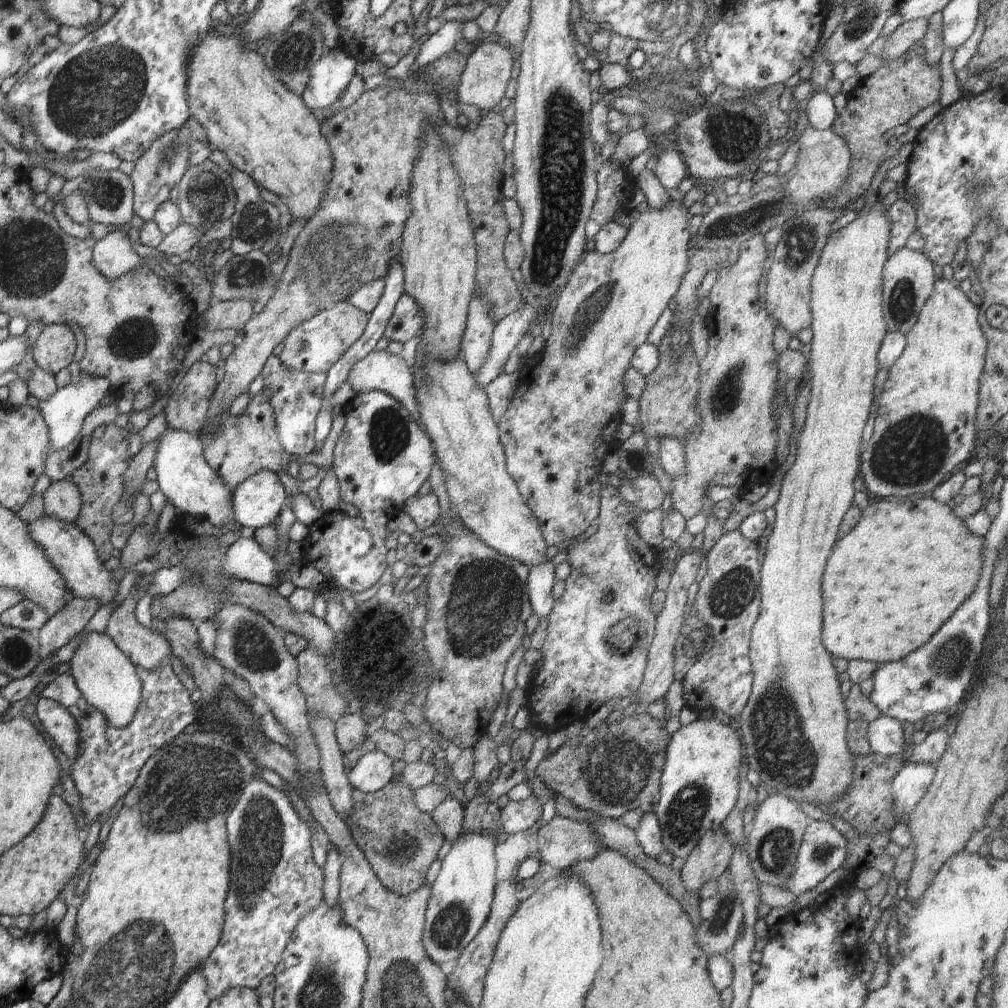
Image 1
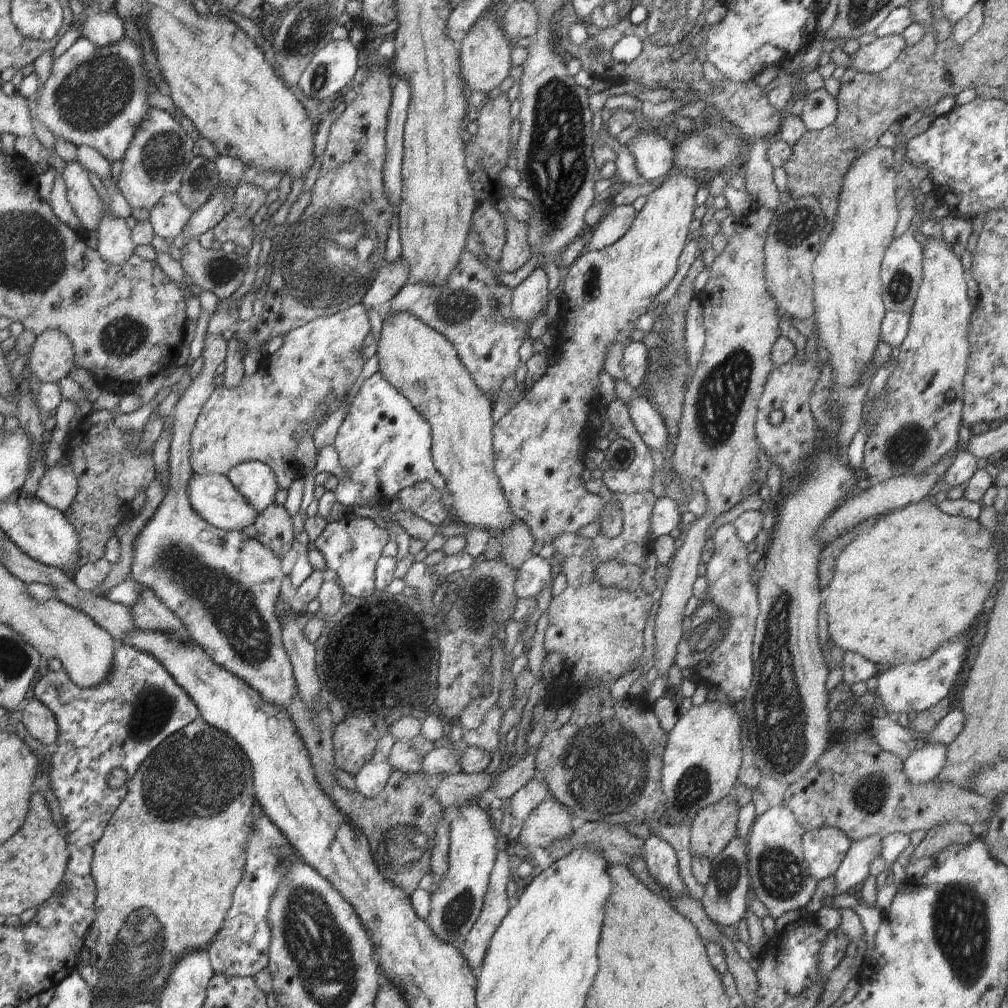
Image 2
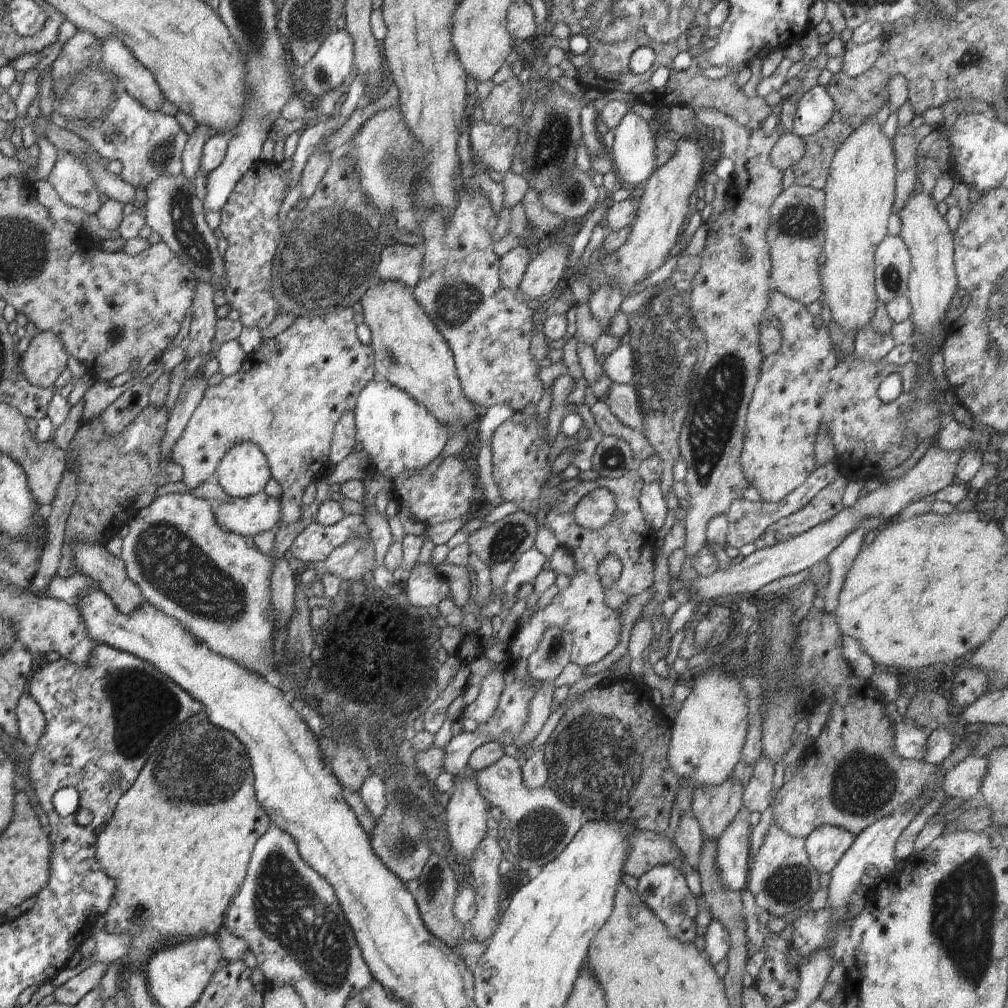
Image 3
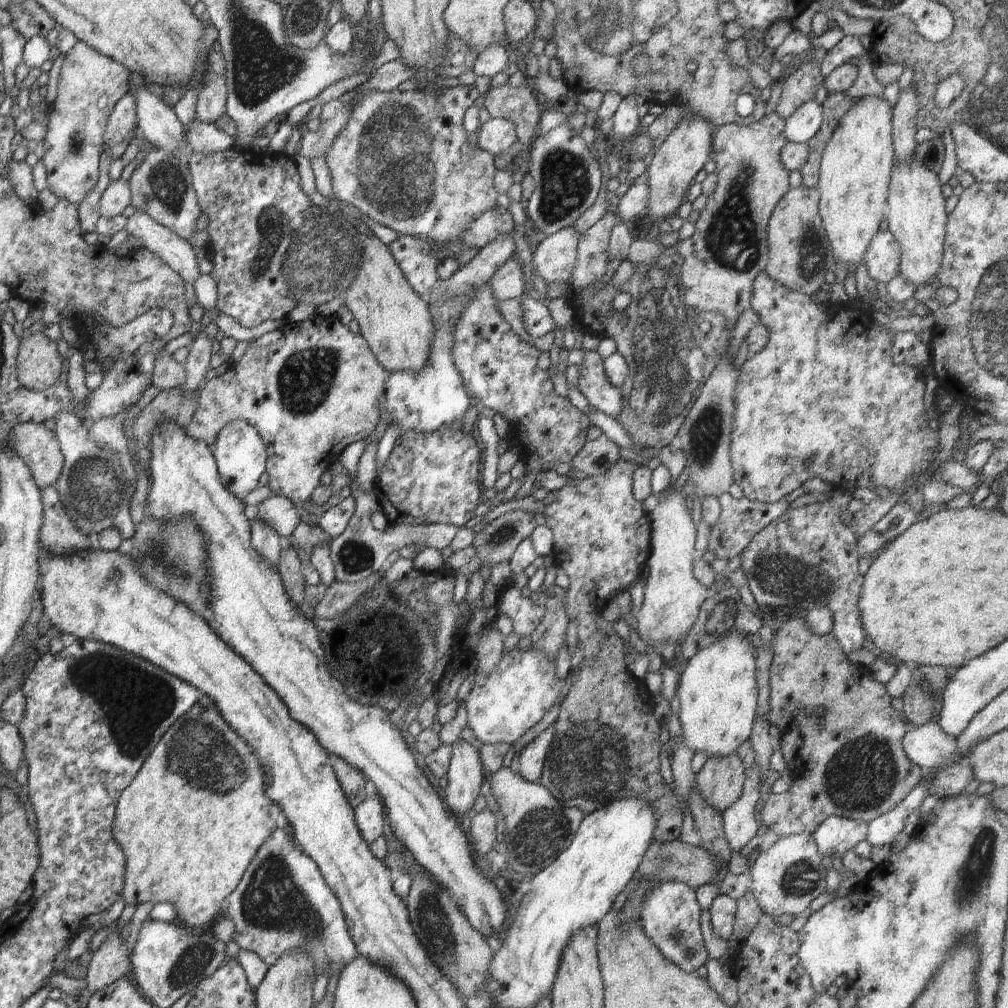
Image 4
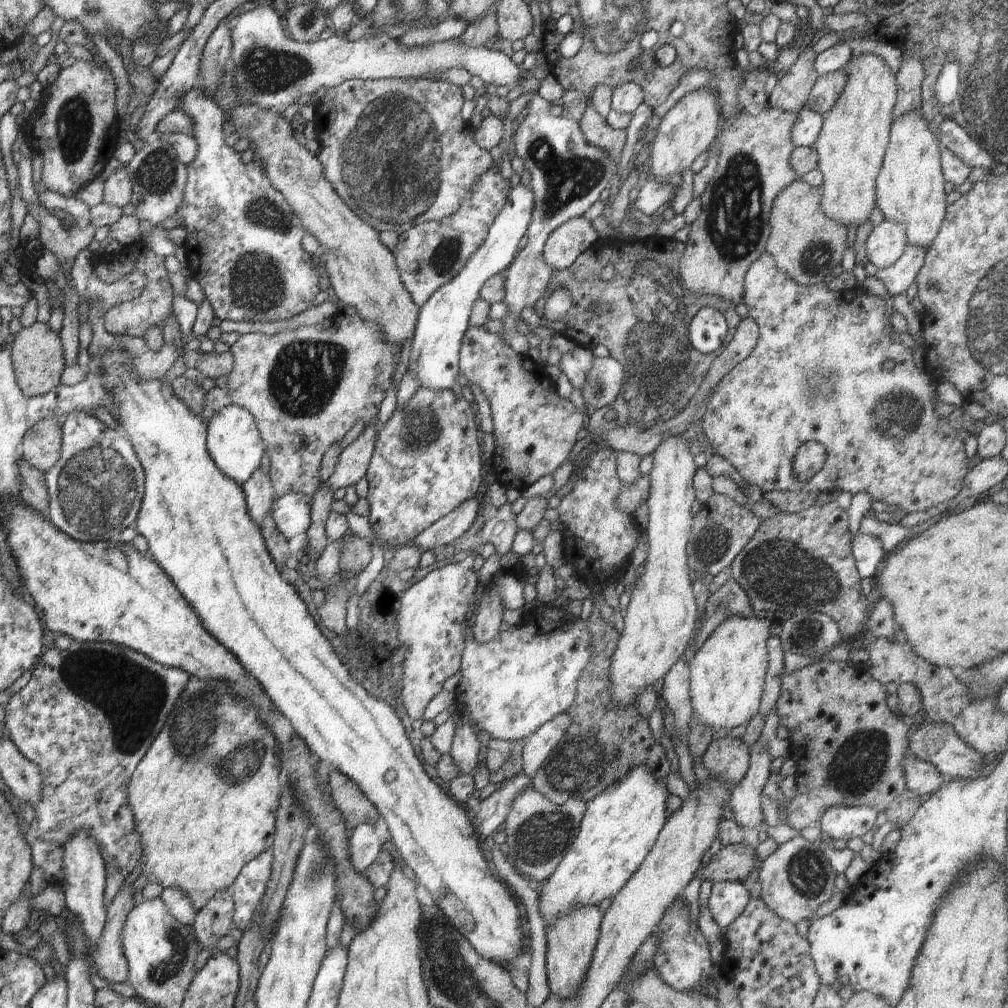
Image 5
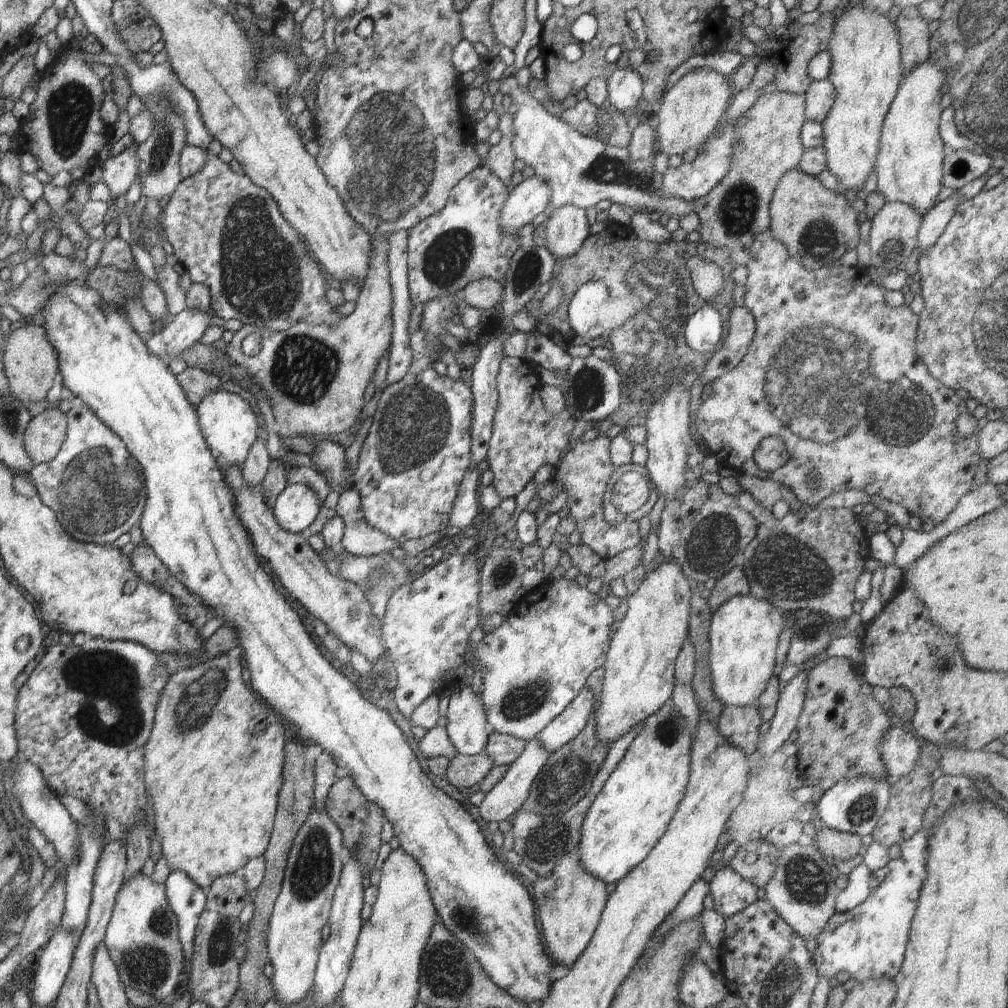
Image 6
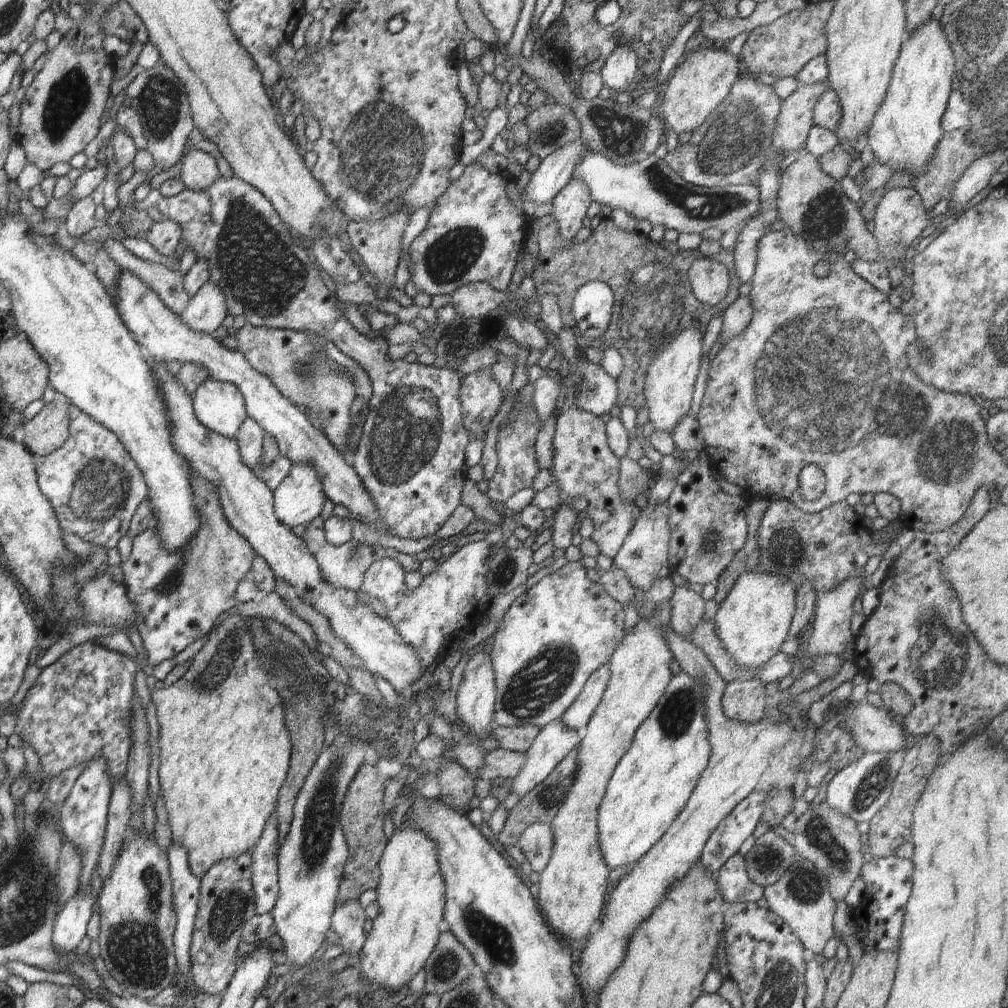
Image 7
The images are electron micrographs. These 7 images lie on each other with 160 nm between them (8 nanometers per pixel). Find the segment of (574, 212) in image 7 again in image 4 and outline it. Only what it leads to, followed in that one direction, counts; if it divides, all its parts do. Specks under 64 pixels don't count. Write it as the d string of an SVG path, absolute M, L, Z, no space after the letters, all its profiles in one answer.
M573 226L564 227L537 244L532 264L547 284L569 282L577 261L579 234Z

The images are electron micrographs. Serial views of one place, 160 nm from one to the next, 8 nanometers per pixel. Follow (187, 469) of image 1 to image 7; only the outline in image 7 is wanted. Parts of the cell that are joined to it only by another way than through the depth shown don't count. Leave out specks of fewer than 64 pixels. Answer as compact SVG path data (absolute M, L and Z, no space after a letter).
M292 463L287 475L273 490L273 507L278 520L292 528L319 516L327 496L310 463Z

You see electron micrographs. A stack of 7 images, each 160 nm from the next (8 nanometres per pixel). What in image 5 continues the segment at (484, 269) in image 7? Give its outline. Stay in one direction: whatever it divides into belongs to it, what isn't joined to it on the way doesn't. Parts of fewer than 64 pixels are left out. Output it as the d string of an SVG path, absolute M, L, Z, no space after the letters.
M496 160L493 162L489 170L479 176L468 189L454 214L439 221L430 220L417 224L399 234L398 244L392 252L402 284L416 307L424 306L432 294L464 268L486 240L490 225L503 209L511 187L500 173L500 163Z

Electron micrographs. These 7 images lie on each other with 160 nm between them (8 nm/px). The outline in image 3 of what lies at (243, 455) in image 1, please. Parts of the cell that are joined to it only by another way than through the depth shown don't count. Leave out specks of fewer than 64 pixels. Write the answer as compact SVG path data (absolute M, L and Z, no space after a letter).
M346 307L329 312L323 317L298 317L284 332L263 340L256 352L247 354L236 374L223 377L219 384L207 387L200 404L190 420L187 420L182 434L175 440L170 451L172 462L182 467L182 481L188 488L194 489L210 476L214 476L224 454L233 444L252 441L266 455L271 478L282 489L279 527L291 525L301 519L304 489L330 472L328 455L336 422L344 412L354 412L364 385L376 376L374 351L356 336L354 314L352 307Z

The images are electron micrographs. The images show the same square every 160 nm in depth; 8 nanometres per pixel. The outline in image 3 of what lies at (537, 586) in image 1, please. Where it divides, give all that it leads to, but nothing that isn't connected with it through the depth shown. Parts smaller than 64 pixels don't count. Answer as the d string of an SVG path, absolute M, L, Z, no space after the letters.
M532 547L523 552L503 586L505 594L516 594L520 586L534 582L537 574L545 567L548 567L548 559L536 548Z

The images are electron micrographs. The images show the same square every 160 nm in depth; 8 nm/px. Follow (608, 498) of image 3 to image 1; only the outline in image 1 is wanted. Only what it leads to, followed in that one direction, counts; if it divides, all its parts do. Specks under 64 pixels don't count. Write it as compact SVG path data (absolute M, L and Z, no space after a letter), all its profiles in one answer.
M671 200L669 205L662 209L650 209L645 207L636 220L632 220L632 227L627 230L624 241L609 254L597 251L586 251L580 263L572 270L567 284L558 292L558 302L551 315L552 334L548 338L544 348L530 360L526 362L524 368L519 371L518 385L516 393L511 397L510 405L506 413L497 423L499 429L499 442L502 444L506 458L507 472L518 486L520 496L524 502L532 508L536 514L536 519L540 522L540 530L544 534L544 540L548 547L563 543L566 540L583 537L584 532L598 523L600 512L600 492L602 484L598 480L598 475L602 470L603 462L612 448L617 447L615 433L619 430L622 418L622 406L627 398L624 393L622 380L626 370L631 368L632 354L641 346L647 343L650 330L654 327L660 316L667 307L673 305L674 296L678 293L678 288L683 277L689 268L689 258L692 250L693 239L689 232L690 217L689 210L680 201Z

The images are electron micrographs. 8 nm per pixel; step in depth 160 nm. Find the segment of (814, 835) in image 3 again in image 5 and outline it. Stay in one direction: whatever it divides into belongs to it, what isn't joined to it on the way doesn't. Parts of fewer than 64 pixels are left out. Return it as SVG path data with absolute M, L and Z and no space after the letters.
M838 805L827 808L821 816L821 830L834 840L861 839L866 832L874 830L876 817L879 812L868 805Z

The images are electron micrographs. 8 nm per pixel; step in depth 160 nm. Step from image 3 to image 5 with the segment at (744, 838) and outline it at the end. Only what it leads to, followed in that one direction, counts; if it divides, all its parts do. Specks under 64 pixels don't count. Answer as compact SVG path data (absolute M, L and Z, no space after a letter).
M758 739L749 750L749 767L745 777L733 788L729 806L735 814L735 822L742 826L761 830L764 828L762 809L762 790L770 776L772 759L768 749Z

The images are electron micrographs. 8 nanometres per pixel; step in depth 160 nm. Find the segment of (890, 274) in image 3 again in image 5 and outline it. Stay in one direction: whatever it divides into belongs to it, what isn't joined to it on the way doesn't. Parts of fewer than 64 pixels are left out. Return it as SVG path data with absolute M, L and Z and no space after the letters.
M884 219L873 226L865 243L868 261L878 269L892 266L908 246L906 231L896 221Z

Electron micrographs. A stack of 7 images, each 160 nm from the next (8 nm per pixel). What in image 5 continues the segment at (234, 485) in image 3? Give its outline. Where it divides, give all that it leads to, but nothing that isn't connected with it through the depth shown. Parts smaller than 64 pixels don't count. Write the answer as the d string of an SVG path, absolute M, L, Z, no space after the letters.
M229 404L222 407L207 424L207 449L222 474L242 486L260 467L265 450L255 418L252 413L240 405Z

